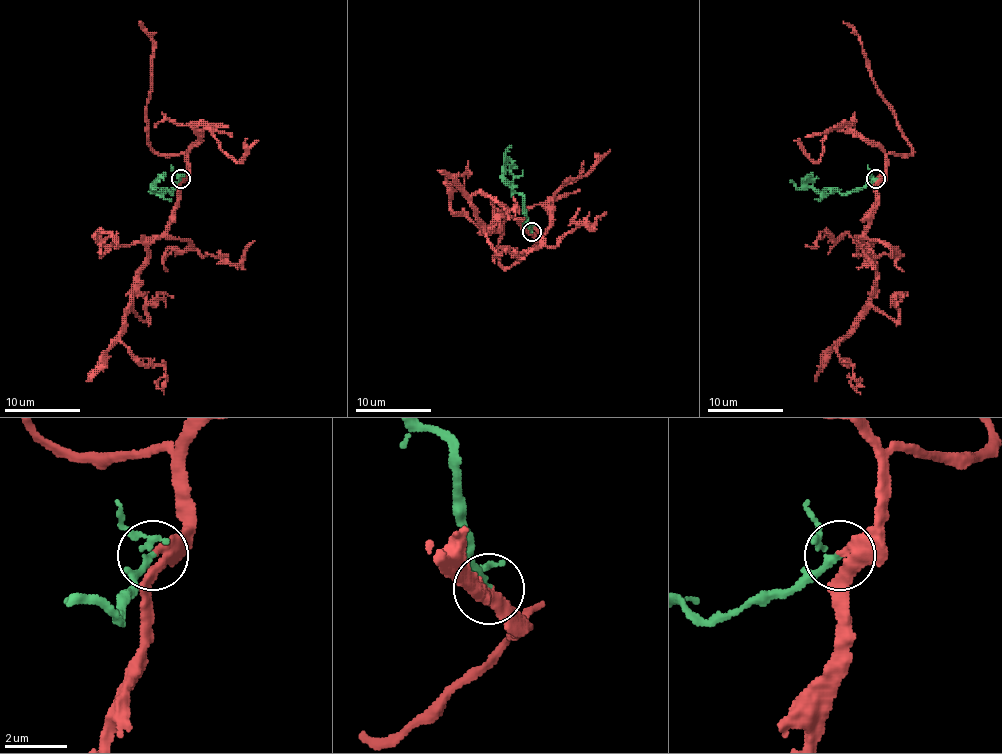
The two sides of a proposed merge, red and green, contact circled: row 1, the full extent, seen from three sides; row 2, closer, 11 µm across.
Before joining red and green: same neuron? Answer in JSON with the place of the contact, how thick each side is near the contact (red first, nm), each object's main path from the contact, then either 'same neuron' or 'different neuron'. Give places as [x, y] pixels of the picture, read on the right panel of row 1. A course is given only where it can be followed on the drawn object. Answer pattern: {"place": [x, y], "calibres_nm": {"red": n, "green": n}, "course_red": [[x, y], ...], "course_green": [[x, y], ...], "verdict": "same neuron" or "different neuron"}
{"place": [876, 179], "calibres_nm": {"red": 320, "green": 160}, "course_red": [[875, 178], [860, 243], [873, 260], [875, 288], [837, 347], [839, 360], [854, 366], [854, 388], [860, 377]], "course_green": [[875, 178], [862, 188], [841, 193], [837, 190], [826, 193], [801, 188], [790, 180]], "verdict": "same neuron"}

